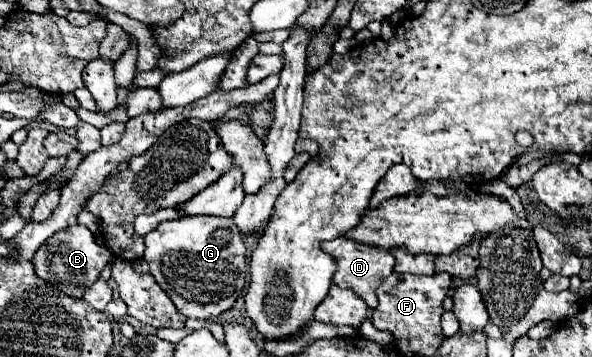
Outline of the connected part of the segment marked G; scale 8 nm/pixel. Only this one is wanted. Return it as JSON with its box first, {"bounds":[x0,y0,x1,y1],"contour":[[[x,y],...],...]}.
{"bounds":[145,216,247,320],"contour":[[[185,216],[159,224],[145,238],[145,260],[157,284],[167,292],[177,310],[187,318],[213,320],[233,308],[243,288],[247,290],[247,244],[241,238],[233,218],[221,216]]]}

